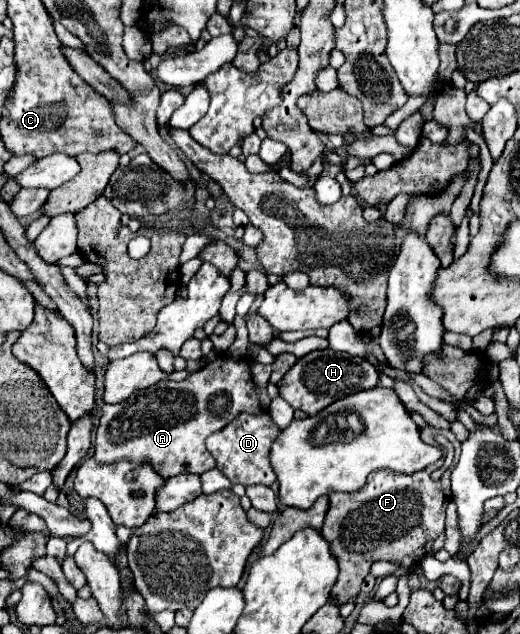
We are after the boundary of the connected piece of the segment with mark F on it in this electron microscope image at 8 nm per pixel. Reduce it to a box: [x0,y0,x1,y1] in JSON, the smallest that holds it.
[320,426,461,606]

